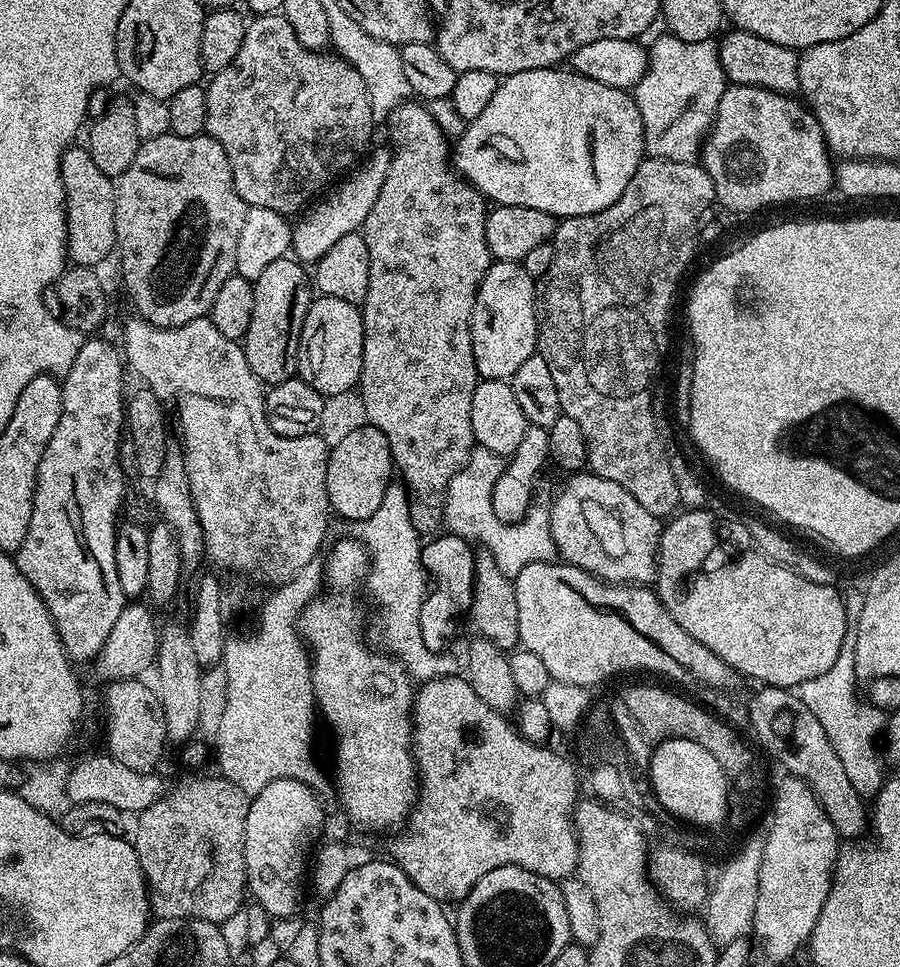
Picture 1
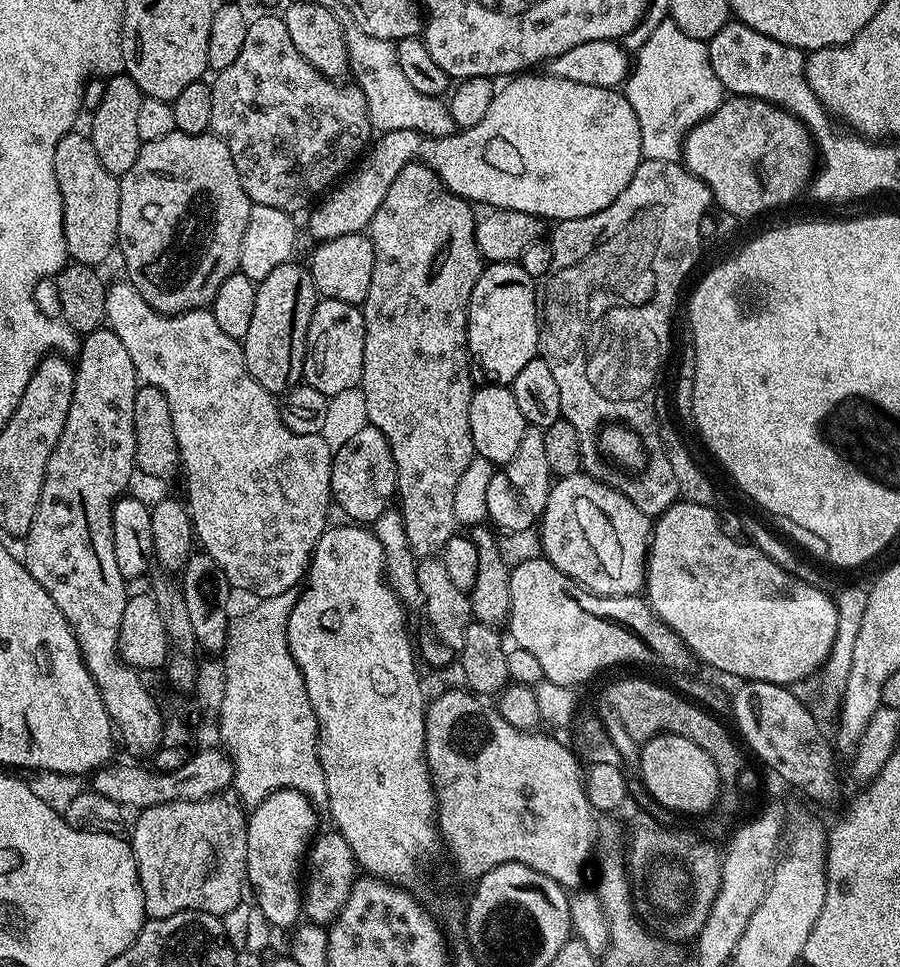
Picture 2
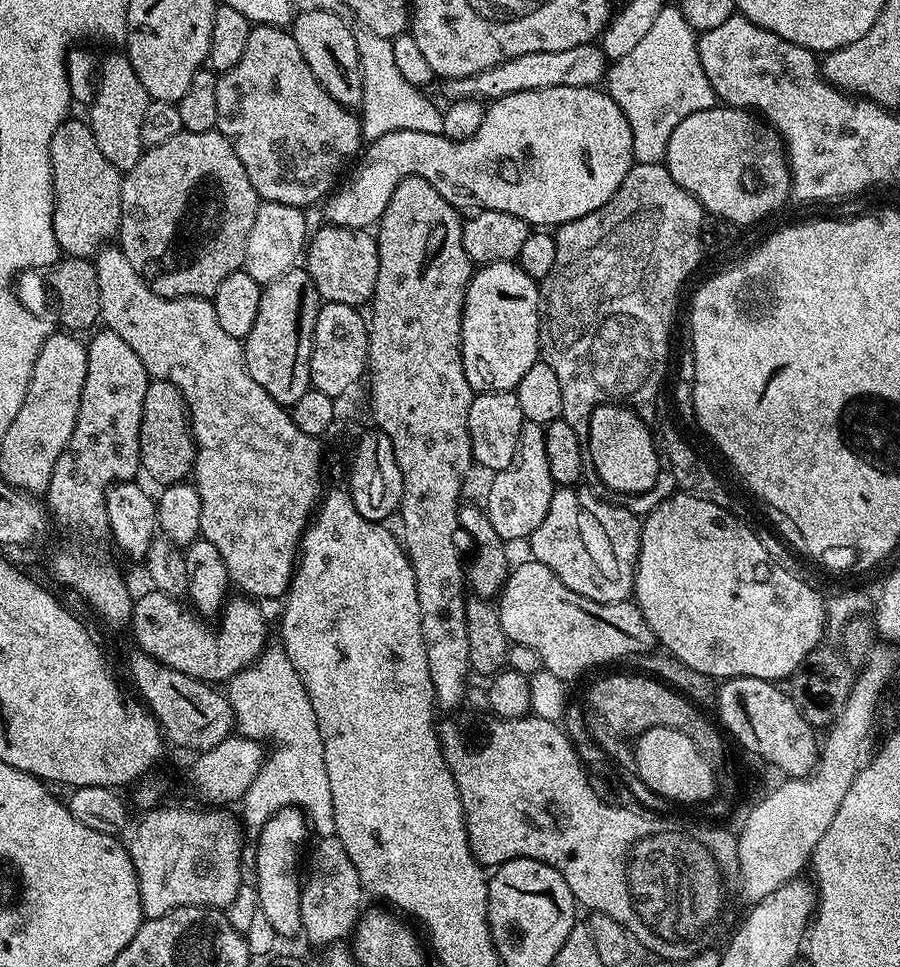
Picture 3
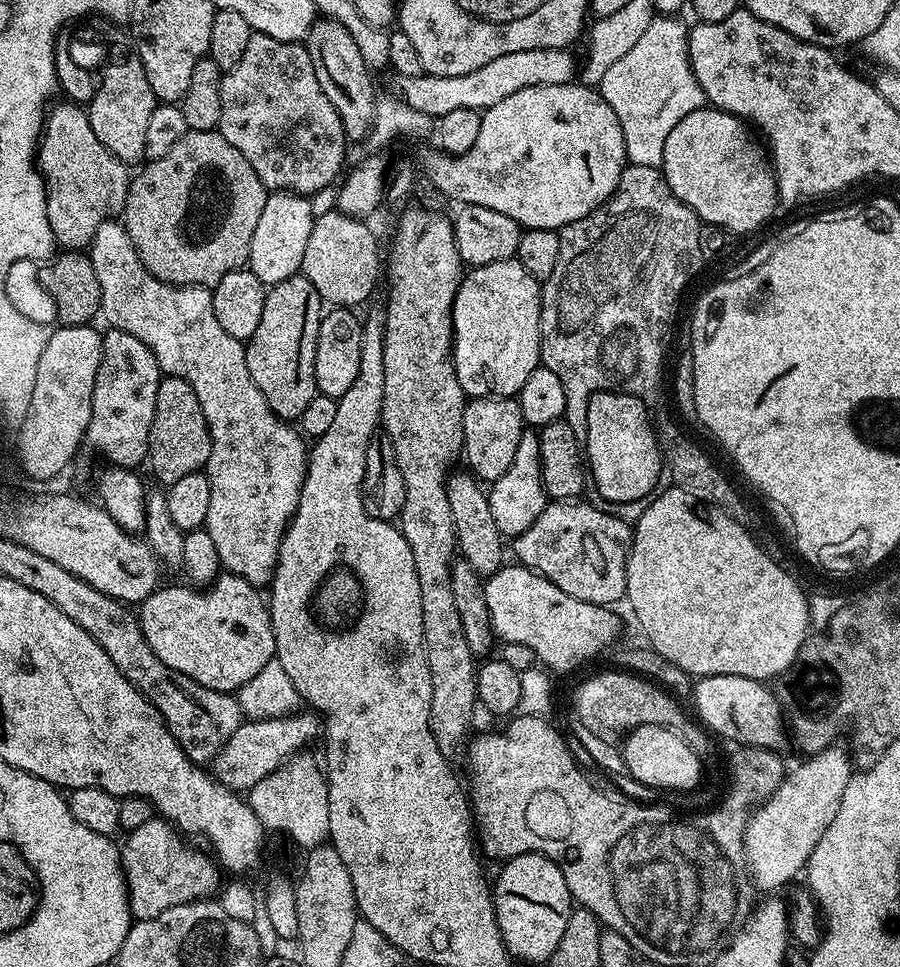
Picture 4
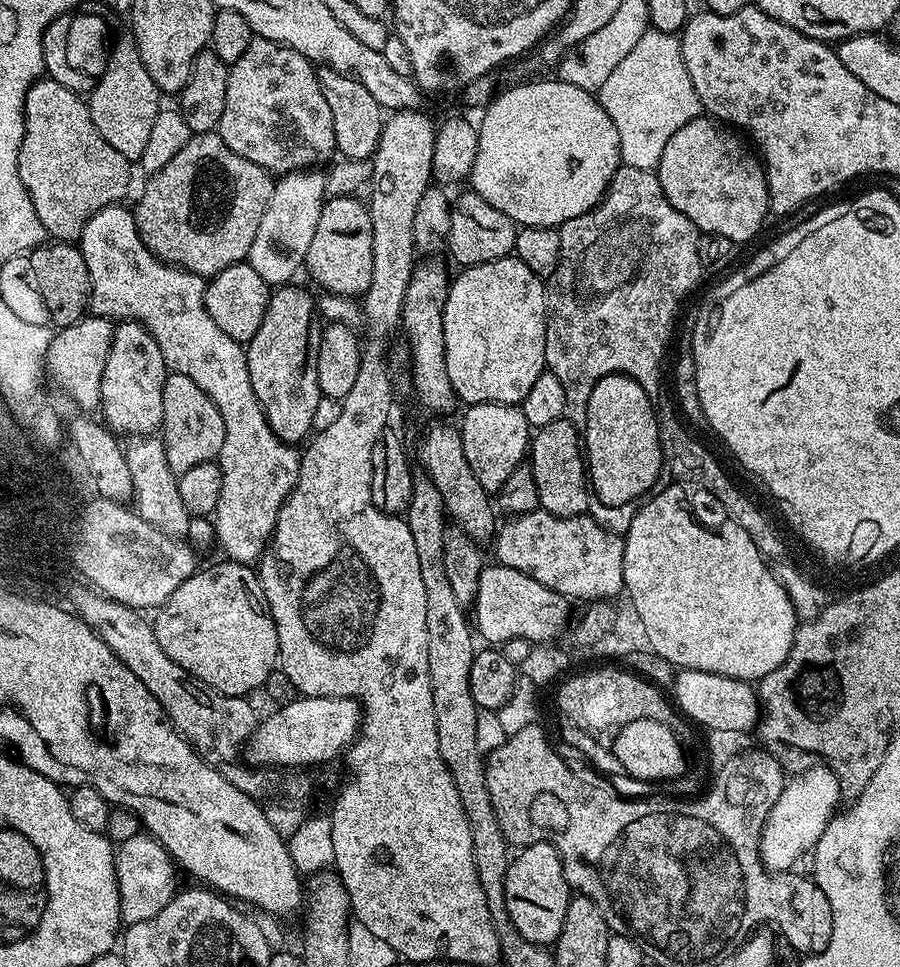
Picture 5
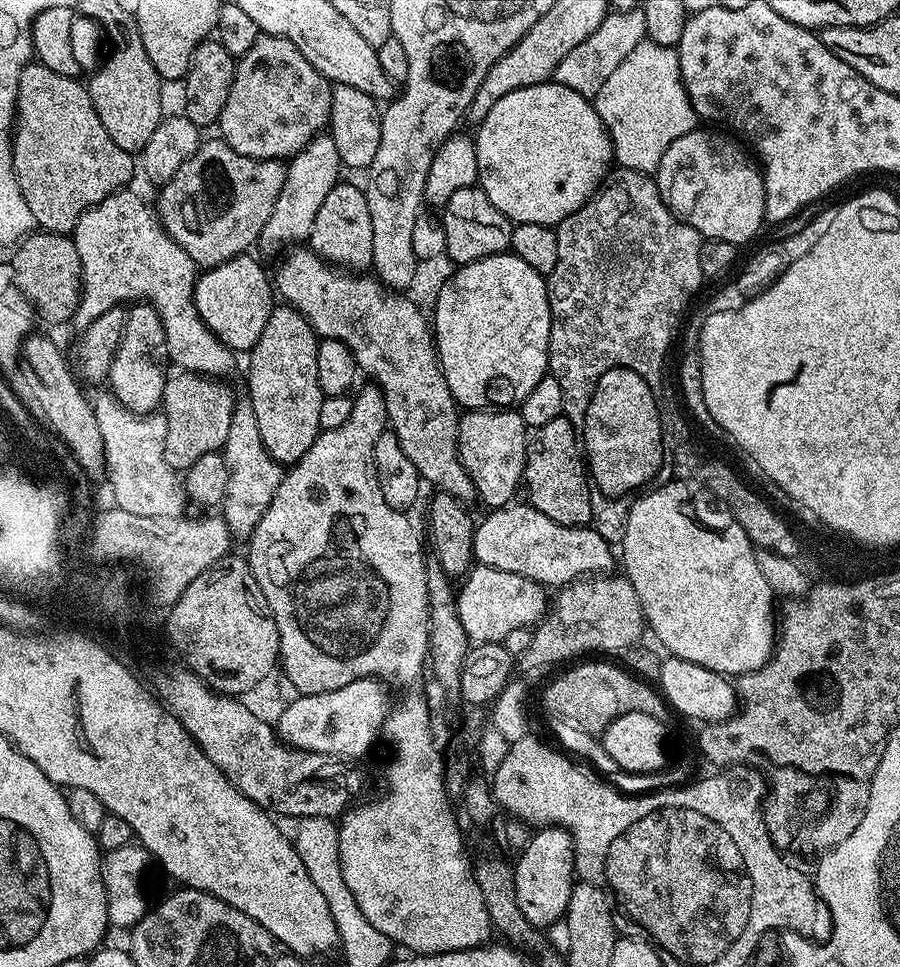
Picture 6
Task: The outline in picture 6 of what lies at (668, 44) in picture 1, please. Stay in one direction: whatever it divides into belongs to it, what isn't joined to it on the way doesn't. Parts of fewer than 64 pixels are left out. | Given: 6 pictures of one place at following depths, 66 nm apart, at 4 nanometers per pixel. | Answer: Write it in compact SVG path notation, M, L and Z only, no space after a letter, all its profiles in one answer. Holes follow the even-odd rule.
M647 38L606 78L594 103L612 140L615 163L621 168L655 173L662 154L670 150L670 142L698 128L698 117L680 73L679 51L658 46L658 42Z

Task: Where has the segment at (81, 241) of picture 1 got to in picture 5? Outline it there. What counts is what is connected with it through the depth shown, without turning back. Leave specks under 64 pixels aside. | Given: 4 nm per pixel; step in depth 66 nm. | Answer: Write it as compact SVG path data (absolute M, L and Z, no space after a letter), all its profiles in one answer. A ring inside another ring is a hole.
M41 78L33 84L28 92L24 106L24 137L18 154L20 177L34 202L34 212L38 214L38 222L42 222L45 233L56 242L79 241L82 230L98 210L109 208L112 204L120 204L132 184L133 165L102 134L98 134L98 126L94 126L94 118L90 118L88 101L74 90L66 90L66 86L58 86L58 82Z

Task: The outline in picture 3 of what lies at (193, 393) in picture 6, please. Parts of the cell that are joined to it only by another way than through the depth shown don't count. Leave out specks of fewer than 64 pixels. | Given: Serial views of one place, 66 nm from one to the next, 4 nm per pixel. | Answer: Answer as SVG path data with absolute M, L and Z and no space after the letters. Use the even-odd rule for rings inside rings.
M149 379L146 386L146 399L142 402L142 426L140 427L140 466L159 486L178 484L187 481L196 461L196 439L192 436L192 425L188 418L187 402L177 386L168 381Z

